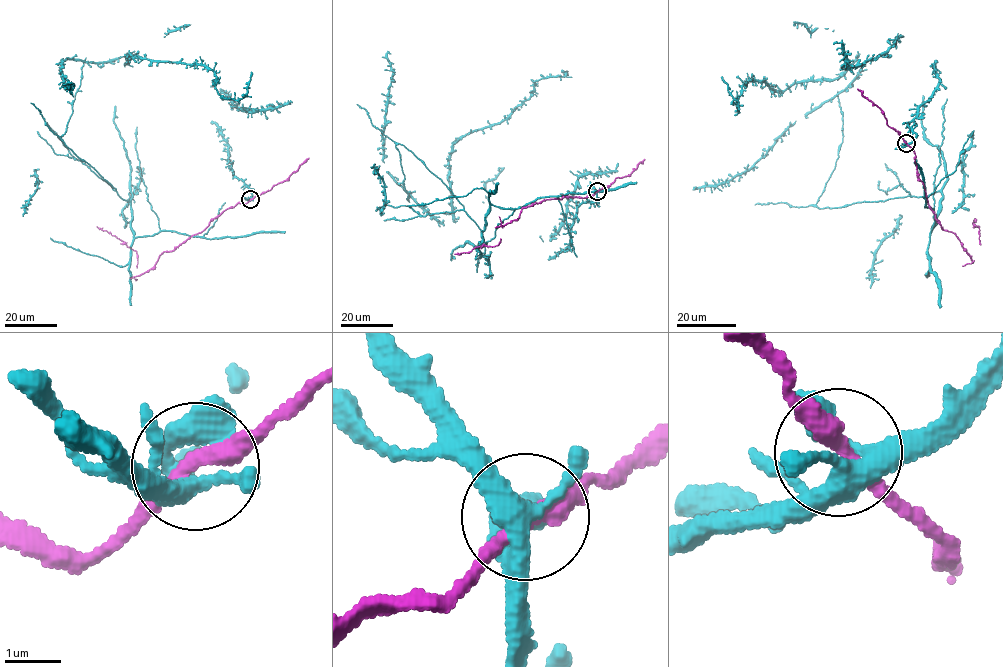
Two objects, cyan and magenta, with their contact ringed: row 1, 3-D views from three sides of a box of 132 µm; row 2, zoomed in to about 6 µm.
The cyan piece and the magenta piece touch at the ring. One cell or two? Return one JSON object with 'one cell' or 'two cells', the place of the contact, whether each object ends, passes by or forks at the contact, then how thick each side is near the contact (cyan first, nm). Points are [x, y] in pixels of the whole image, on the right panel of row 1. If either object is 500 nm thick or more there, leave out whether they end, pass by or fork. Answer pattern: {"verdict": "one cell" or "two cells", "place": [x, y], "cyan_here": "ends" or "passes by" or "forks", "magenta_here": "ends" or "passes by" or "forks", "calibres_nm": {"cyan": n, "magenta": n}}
{"verdict": "two cells", "place": [906, 143], "cyan_here": "forks", "magenta_here": "passes by", "calibres_nm": {"cyan": 360, "magenta": 300}}

